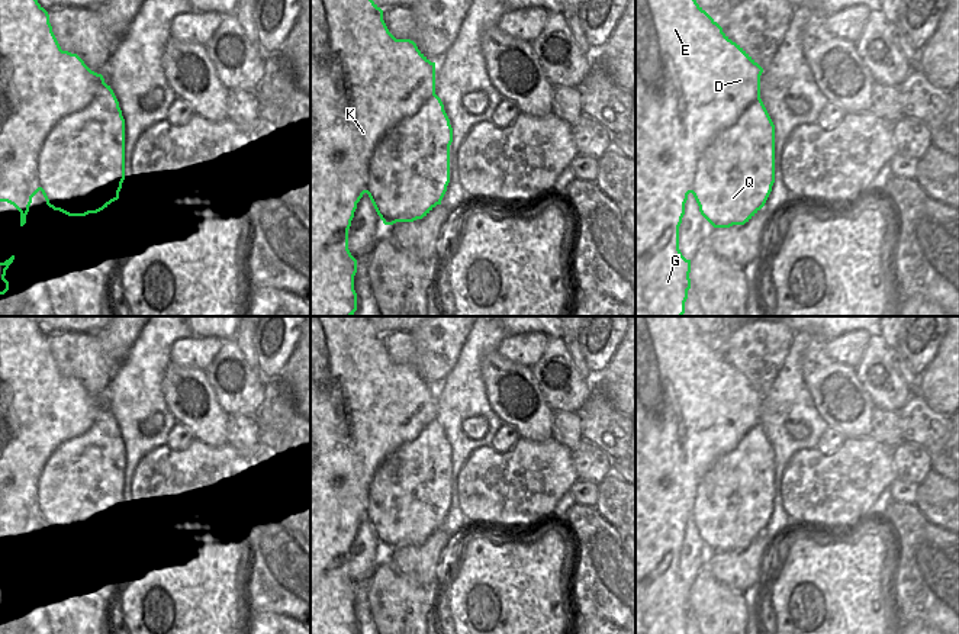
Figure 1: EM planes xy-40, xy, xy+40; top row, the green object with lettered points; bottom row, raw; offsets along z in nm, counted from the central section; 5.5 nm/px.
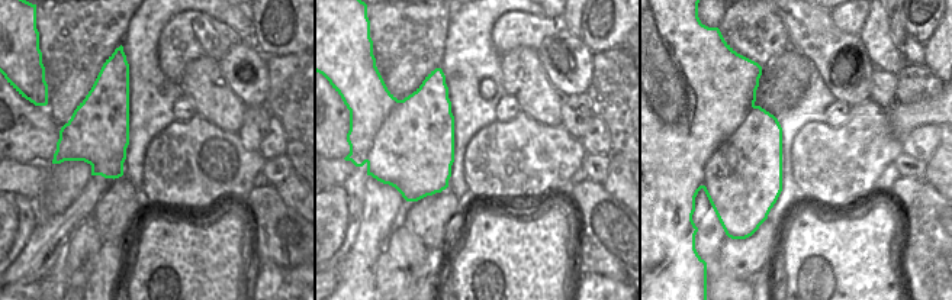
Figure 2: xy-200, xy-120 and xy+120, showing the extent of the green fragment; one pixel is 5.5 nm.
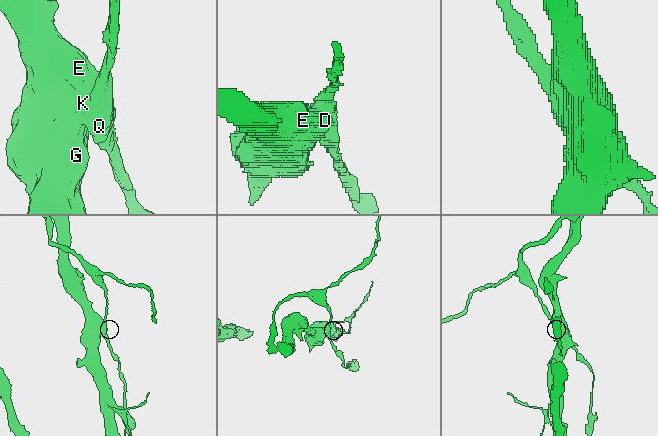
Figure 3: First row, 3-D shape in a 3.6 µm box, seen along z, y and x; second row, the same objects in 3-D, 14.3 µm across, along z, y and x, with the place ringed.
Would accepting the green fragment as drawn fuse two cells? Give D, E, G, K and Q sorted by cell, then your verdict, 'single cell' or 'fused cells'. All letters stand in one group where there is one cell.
D E G K Q; single cell

